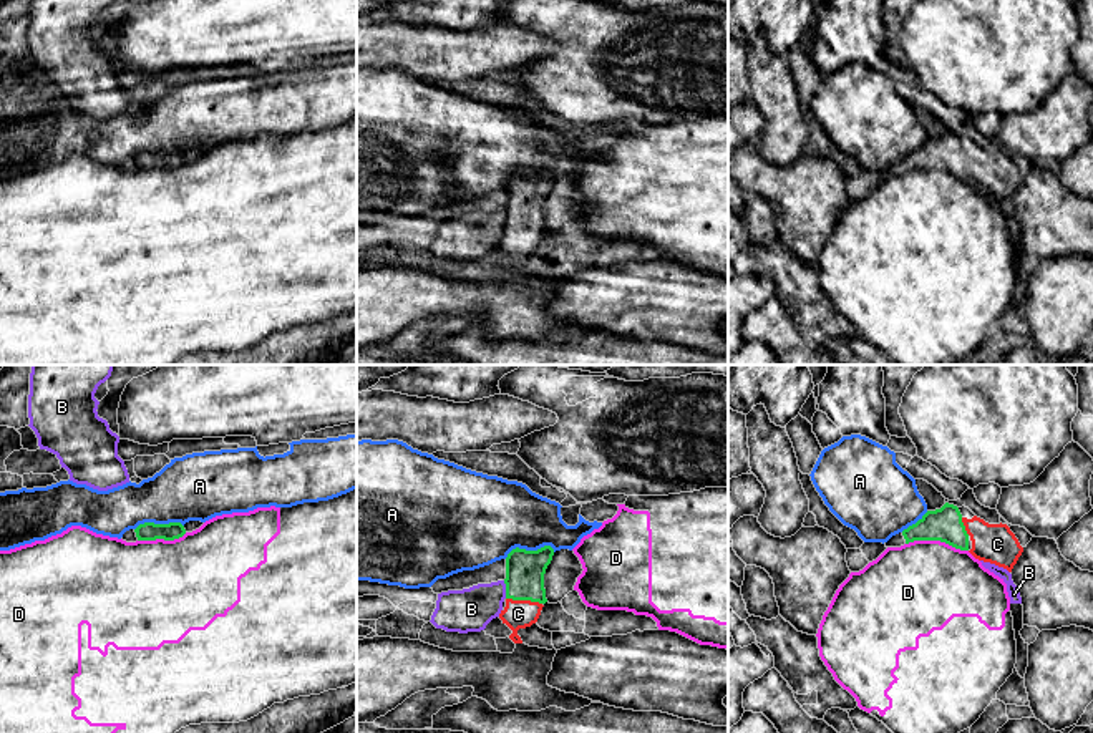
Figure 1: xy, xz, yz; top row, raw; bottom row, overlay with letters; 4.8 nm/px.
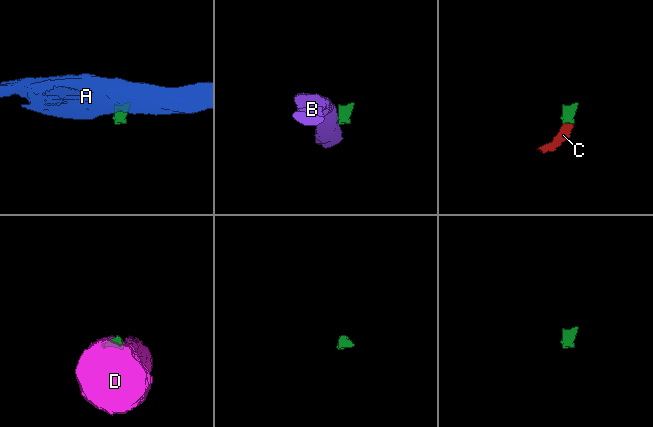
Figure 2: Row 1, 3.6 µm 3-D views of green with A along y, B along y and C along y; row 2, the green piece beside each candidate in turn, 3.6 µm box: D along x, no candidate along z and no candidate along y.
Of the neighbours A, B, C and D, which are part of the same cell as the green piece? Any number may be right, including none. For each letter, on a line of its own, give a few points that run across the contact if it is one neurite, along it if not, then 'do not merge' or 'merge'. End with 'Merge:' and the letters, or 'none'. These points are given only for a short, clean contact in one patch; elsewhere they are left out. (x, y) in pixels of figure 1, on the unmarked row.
A: line xz (554, 178), (549, 174), (536, 178), (514, 176), (505, 186); do not merge
B: line xz (503, 209), (506, 226); do not merge
C: line xz (524, 198), (524, 228), (523, 237), (518, 242); merge
D: line yz (906, 171), (944, 169), (967, 179); do not merge
Merge: C

